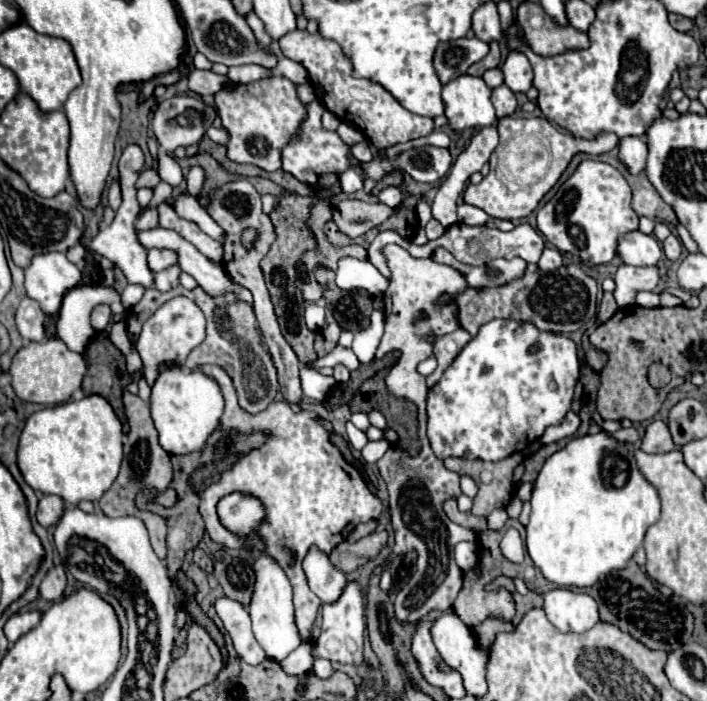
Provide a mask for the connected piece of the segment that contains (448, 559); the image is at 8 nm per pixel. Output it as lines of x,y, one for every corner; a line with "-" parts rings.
426,435
418,455
410,455
406,449
392,445
376,465
390,493
390,517
396,539
394,553
418,553
416,573
394,601
396,619
402,623
414,623
430,611
440,611
442,605
454,603
458,591
462,589
462,571
454,561
454,547
460,541
476,541
476,535
470,529
452,523
442,511
442,503
446,499
462,493
460,477
448,471
444,463
434,457

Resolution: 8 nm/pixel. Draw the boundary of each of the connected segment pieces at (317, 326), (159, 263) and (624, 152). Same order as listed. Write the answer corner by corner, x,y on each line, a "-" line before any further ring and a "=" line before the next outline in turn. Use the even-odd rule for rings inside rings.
314,303
312,305
306,305
304,317
306,317
306,325
312,331
320,331
324,327
324,323
326,323
326,311
324,311
324,307
314,305
=
148,249
148,267
152,273
164,271
172,265
176,265
176,253
168,249
=
624,137
618,143
618,157
632,175
646,167
646,153
646,141
640,137

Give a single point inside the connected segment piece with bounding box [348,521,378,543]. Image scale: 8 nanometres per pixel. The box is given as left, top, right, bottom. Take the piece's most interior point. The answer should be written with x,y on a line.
365,529

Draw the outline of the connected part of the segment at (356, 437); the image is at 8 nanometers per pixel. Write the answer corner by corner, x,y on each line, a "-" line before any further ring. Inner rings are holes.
346,423
346,431
348,431
348,443
354,447
354,449
362,449
368,441
366,433
362,433
360,429
356,429
352,423

